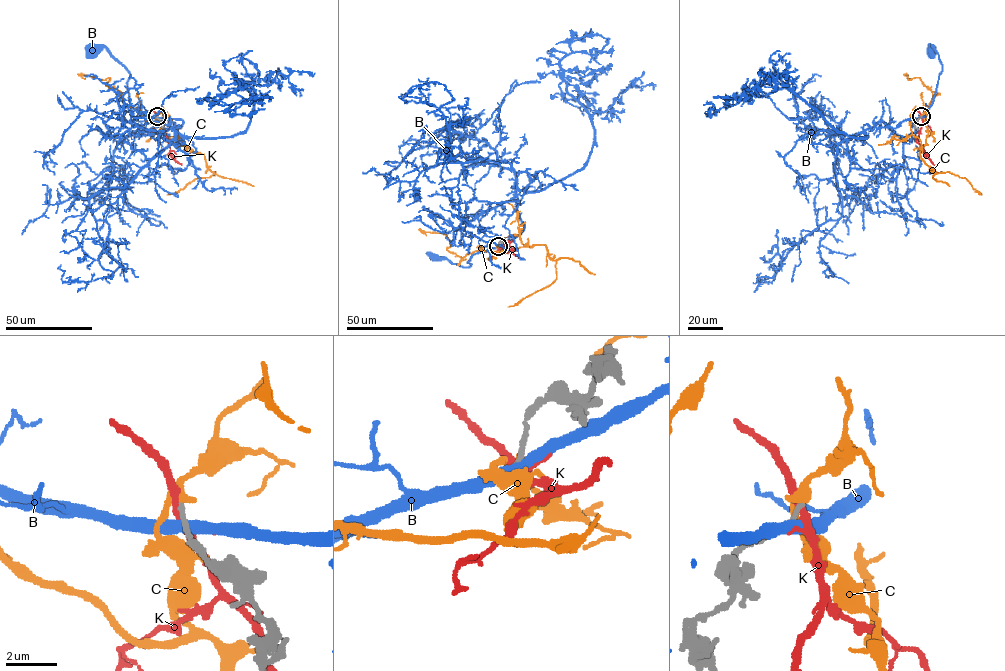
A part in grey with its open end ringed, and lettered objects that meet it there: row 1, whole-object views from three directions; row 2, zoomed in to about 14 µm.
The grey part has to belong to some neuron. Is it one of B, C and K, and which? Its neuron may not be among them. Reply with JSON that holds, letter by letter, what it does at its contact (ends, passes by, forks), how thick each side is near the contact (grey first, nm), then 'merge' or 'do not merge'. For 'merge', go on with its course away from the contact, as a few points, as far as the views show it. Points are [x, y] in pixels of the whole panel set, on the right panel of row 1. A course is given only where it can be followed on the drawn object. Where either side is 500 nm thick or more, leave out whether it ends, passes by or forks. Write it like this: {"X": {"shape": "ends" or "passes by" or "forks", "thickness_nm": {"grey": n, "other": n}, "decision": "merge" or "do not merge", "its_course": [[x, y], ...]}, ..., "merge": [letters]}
{"B": {"shape": "passes by", "thickness_nm": {"grey": 280, "other": 440}, "decision": "do not merge"}, "C": {"shape": "passes by", "thickness_nm": {"grey": 180, "other": 400}, "decision": "do not merge"}, "K": {"shape": "passes by", "thickness_nm": {"grey": 200, "other": 280}, "decision": "do not merge"}, "merge": []}

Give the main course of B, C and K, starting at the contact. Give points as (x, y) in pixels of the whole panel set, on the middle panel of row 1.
B: (498, 246), (474, 253), (467, 267), (433, 257)
C: (498, 246), (498, 251), (503, 252), (544, 244), (547, 255), (556, 261), (556, 278), (553, 282), (508, 307)
K: (497, 246), (502, 248), (508, 243), (511, 252), (523, 259)

